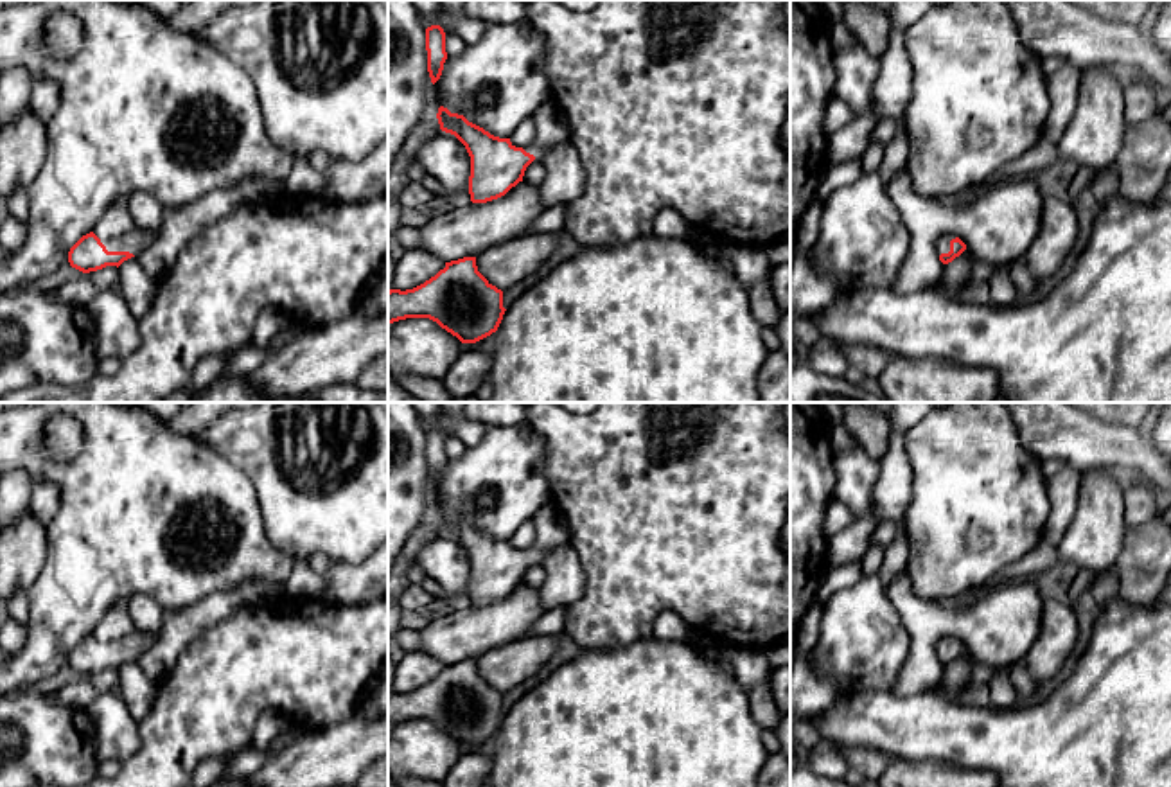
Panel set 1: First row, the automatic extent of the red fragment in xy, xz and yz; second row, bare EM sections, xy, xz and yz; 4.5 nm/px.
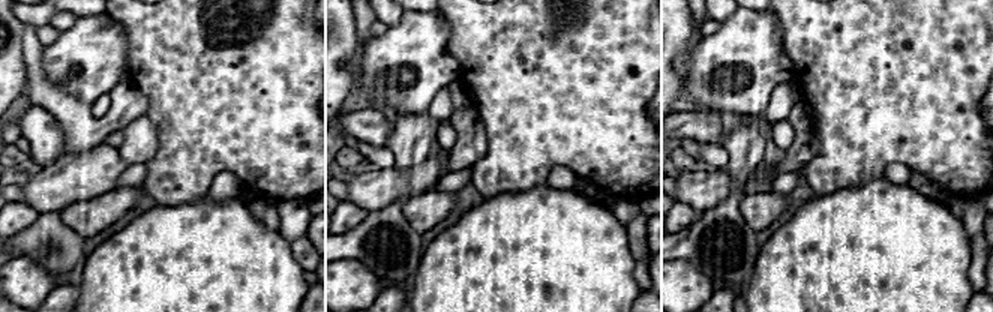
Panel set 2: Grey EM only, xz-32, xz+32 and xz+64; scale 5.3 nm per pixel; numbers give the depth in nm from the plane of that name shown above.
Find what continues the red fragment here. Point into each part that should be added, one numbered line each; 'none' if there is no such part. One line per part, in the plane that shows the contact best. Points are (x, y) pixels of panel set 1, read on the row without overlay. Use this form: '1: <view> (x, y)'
1: xy (135, 644)

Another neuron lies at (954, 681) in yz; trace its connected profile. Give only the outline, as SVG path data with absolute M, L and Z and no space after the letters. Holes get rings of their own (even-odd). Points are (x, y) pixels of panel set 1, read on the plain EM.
M966 650L952 665L943 667L938 690L948 699L964 699L970 685L972 665L973 658Z

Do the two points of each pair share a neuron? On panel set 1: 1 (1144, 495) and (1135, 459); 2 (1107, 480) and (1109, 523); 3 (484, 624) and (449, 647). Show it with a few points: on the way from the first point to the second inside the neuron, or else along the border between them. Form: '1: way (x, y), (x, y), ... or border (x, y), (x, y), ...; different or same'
1: border (1125, 477), (1135, 477), (1152, 487); different
2: way (1107, 491), (1107, 512); same
3: way (475, 631), (458, 638); same

